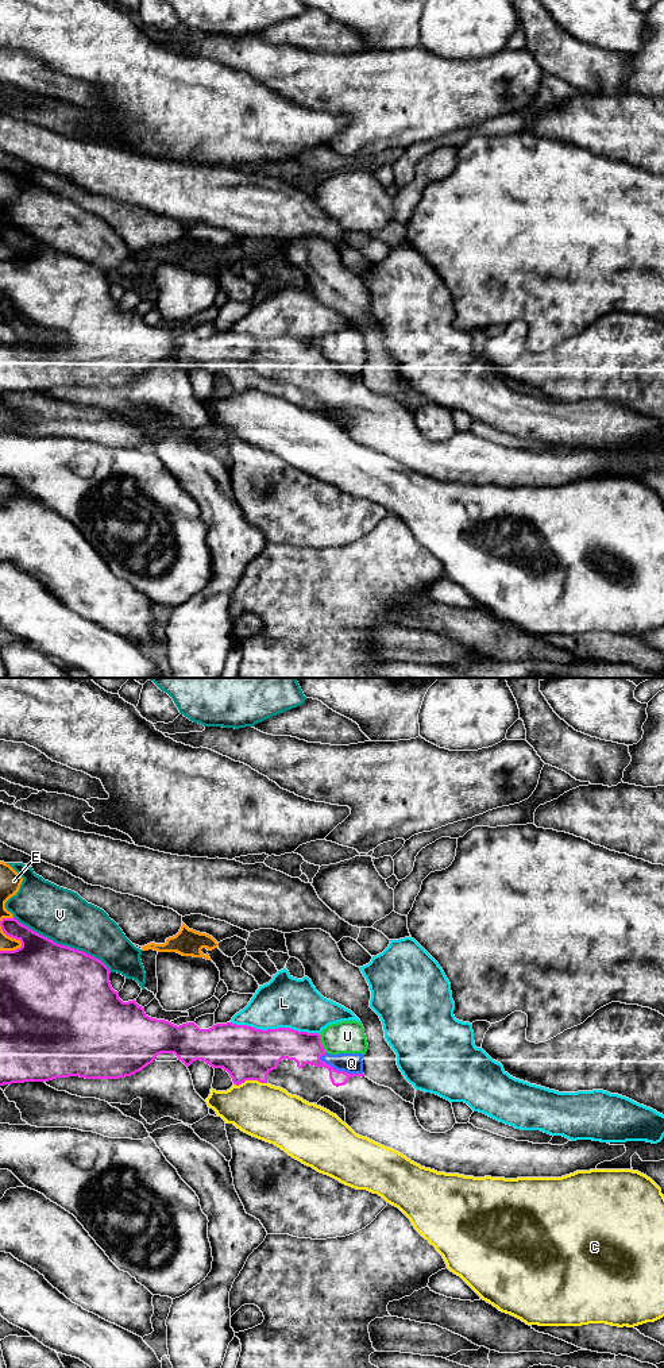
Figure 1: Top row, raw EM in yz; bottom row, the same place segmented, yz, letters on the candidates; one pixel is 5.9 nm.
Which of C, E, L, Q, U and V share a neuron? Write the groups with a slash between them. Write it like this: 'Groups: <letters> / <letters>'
Groups: C / E / L / Q U / V

